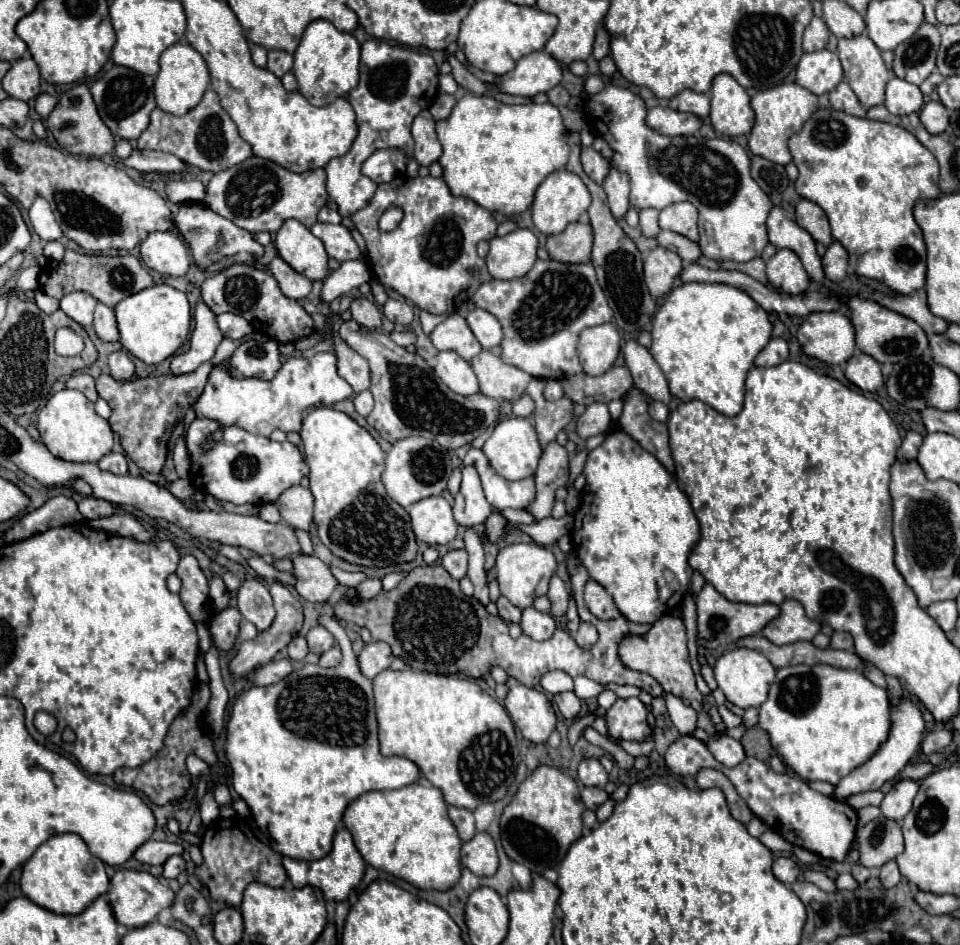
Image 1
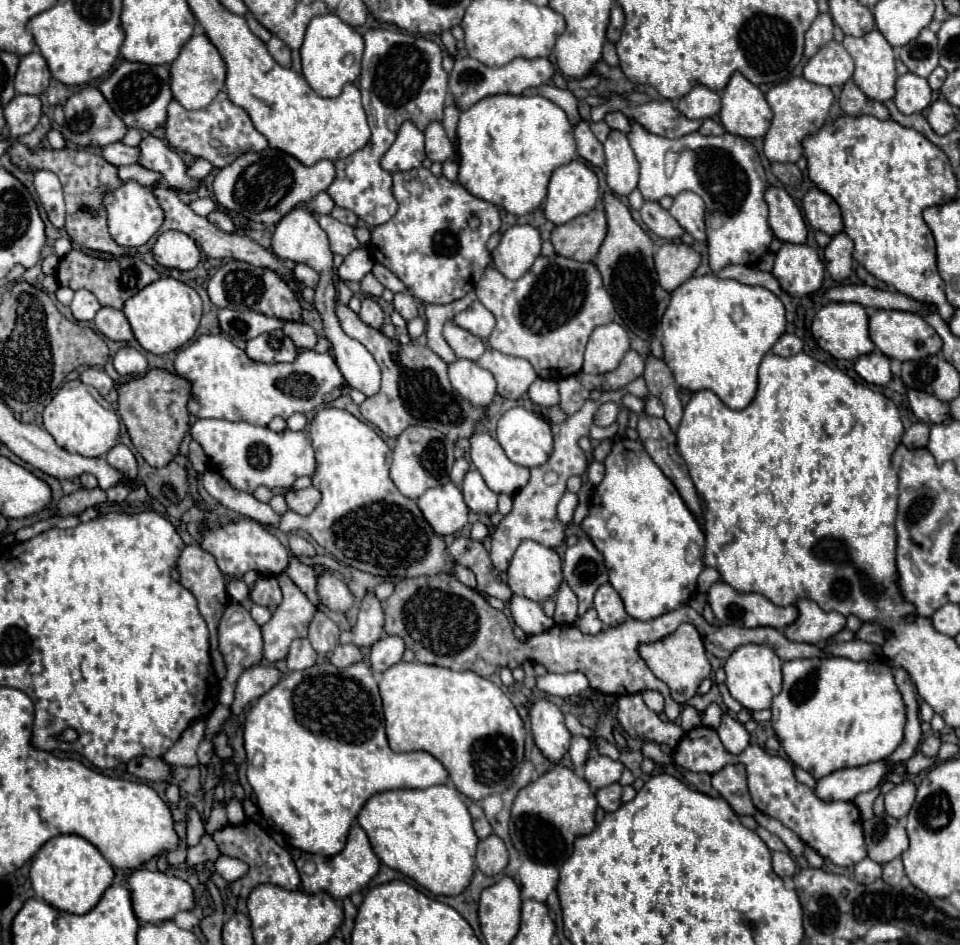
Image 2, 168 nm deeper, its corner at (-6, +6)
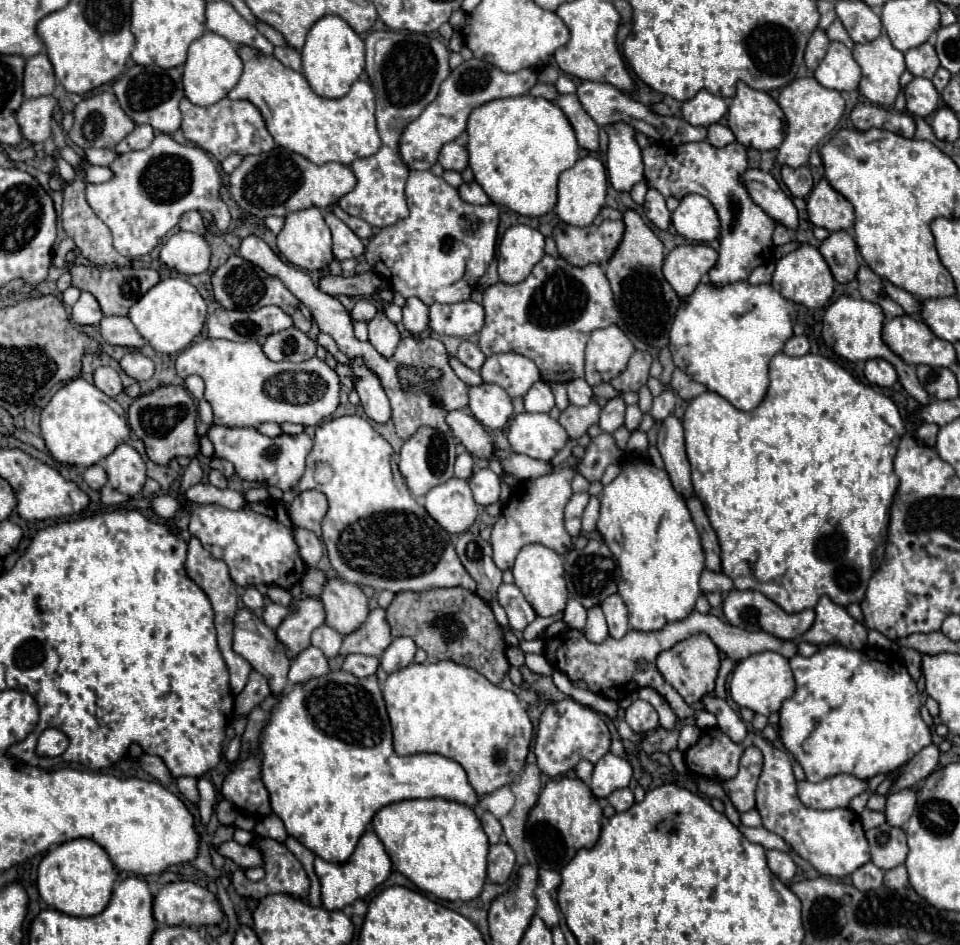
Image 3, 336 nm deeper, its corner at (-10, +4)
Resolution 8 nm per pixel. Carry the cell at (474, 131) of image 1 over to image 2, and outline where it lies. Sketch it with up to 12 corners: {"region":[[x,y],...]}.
{"region":[[544,96],[460,112],[458,182],[512,214],[574,160]]}

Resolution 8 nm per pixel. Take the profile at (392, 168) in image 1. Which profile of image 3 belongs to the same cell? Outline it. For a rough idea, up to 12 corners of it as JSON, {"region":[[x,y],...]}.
{"region":[[462,62],[400,140],[410,170],[430,170],[444,144],[490,100],[524,96],[532,70]]}

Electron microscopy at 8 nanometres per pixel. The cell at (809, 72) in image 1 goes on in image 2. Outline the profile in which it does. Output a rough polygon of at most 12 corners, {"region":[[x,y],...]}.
{"region":[[838,42],[822,46],[804,66],[804,78],[842,86],[854,60]]}

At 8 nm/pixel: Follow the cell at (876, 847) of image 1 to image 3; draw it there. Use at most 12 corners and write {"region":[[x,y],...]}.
{"region":[[882,824],[866,830],[872,862],[892,870],[906,860],[906,834]]}

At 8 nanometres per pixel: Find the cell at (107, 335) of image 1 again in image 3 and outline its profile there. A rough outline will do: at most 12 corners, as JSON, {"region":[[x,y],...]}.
{"region":[[128,316],[100,322],[102,338],[112,346],[142,348]]}

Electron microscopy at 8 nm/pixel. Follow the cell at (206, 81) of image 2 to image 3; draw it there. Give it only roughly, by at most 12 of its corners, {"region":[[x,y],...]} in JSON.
{"region":[[224,36],[188,48],[184,92],[210,106],[238,84],[244,64]]}

